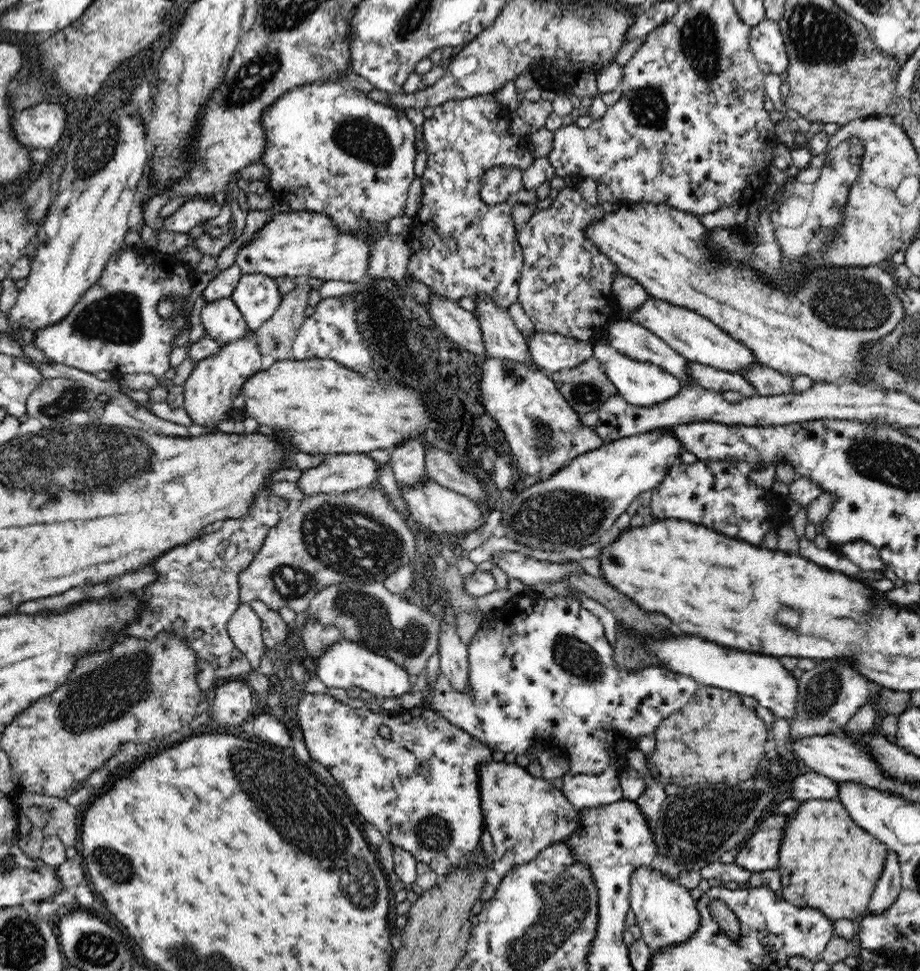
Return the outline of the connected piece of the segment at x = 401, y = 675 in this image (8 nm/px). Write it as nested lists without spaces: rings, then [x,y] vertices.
[[[341,638],[327,646],[317,658],[316,674],[328,688],[360,688],[368,691],[372,697],[384,701],[386,698],[398,698],[408,692],[416,681],[416,675],[410,675],[393,660],[370,652],[364,646]]]

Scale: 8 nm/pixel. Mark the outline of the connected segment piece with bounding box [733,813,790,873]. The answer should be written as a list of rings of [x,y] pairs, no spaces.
[[[772,814],[761,820],[754,834],[740,847],[734,863],[748,872],[774,870],[779,865],[779,848],[790,815]]]

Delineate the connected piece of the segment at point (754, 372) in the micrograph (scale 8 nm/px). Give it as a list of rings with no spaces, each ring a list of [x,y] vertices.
[[[760,363],[753,364],[751,367],[744,367],[739,370],[739,373],[754,387],[755,392],[760,396],[792,393],[792,376],[780,373]]]

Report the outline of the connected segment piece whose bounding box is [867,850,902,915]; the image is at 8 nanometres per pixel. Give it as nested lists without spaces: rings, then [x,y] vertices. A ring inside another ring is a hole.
[[[888,850],[887,859],[873,890],[870,902],[867,906],[867,913],[877,915],[888,910],[899,897],[901,889],[902,871],[900,861],[896,860],[896,853]]]

